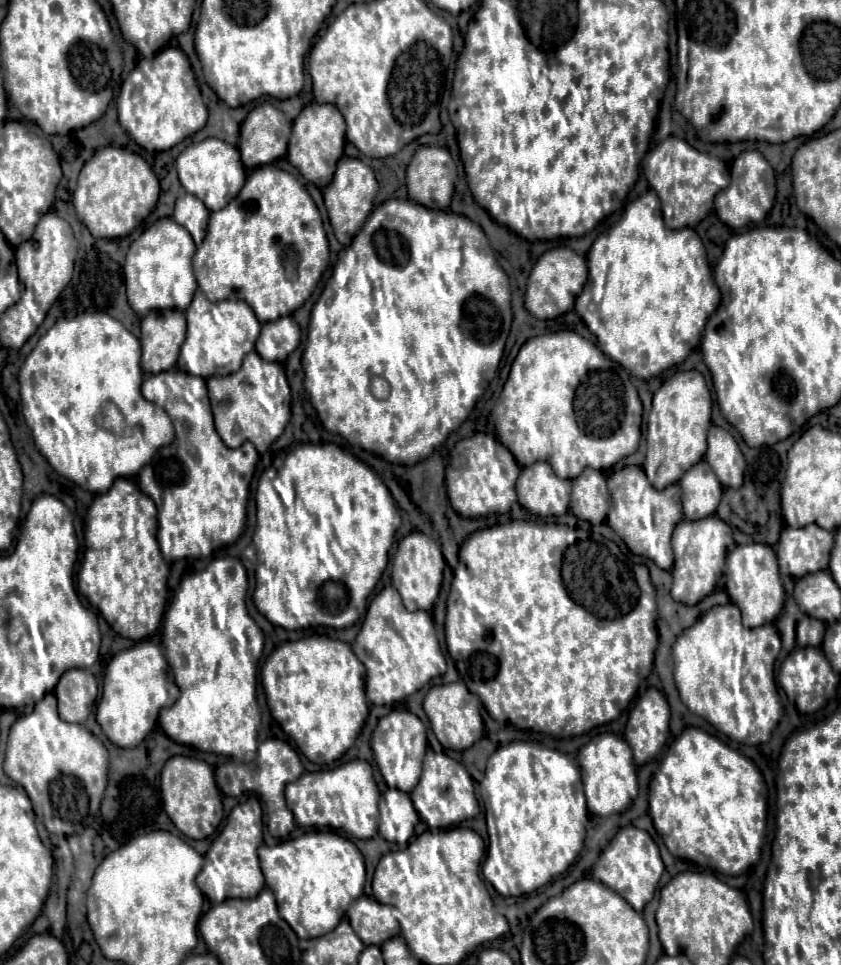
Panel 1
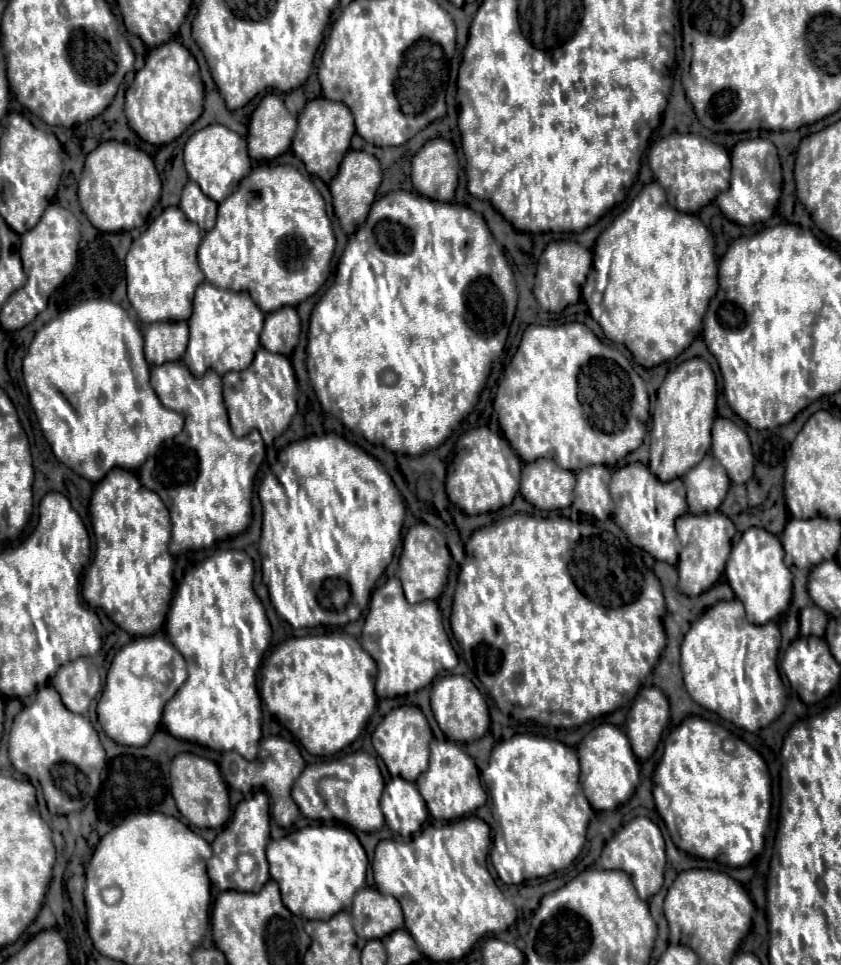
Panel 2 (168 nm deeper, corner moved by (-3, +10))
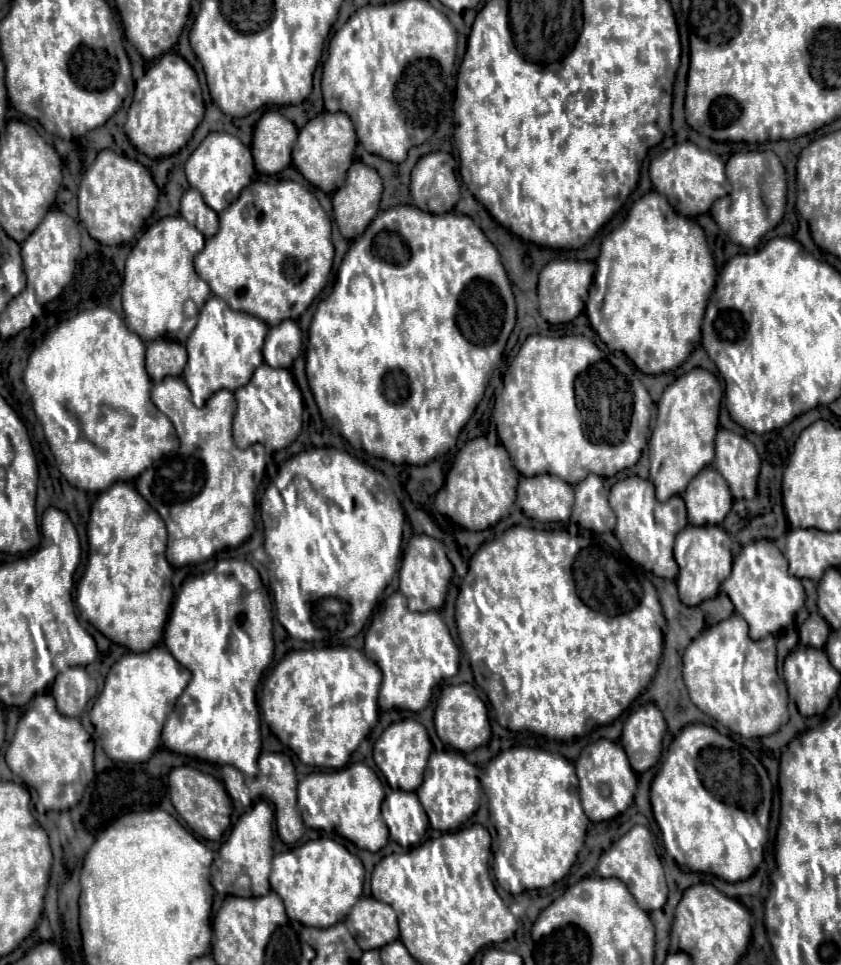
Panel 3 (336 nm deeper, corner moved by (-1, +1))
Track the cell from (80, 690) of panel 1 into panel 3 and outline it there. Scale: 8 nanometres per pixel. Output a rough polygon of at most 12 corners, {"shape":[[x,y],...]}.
{"shape":[[84,667],[58,673],[52,695],[60,713],[80,717],[90,699]]}

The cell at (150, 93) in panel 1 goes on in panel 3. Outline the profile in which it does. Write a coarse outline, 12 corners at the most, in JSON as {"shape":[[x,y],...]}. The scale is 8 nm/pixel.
{"shape":[[166,53],[136,81],[124,131],[178,153],[204,117],[194,69]]}

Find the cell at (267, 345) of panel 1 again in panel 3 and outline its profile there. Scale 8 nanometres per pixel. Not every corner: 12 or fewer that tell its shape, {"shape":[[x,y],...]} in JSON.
{"shape":[[296,321],[270,329],[264,361],[290,369],[302,347]]}

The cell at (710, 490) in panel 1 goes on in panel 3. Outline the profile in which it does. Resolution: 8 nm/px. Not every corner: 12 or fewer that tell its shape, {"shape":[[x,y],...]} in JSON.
{"shape":[[702,469],[682,495],[690,525],[720,525],[726,479]]}

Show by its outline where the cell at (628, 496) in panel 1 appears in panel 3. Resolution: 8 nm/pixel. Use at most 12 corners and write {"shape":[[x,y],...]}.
{"shape":[[640,477],[618,481],[610,507],[624,553],[676,579],[682,497],[660,503]]}

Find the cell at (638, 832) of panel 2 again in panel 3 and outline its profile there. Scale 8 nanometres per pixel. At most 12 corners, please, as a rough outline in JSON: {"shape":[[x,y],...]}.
{"shape":[[632,827],[598,861],[644,911],[666,903],[668,887],[652,835]]}

